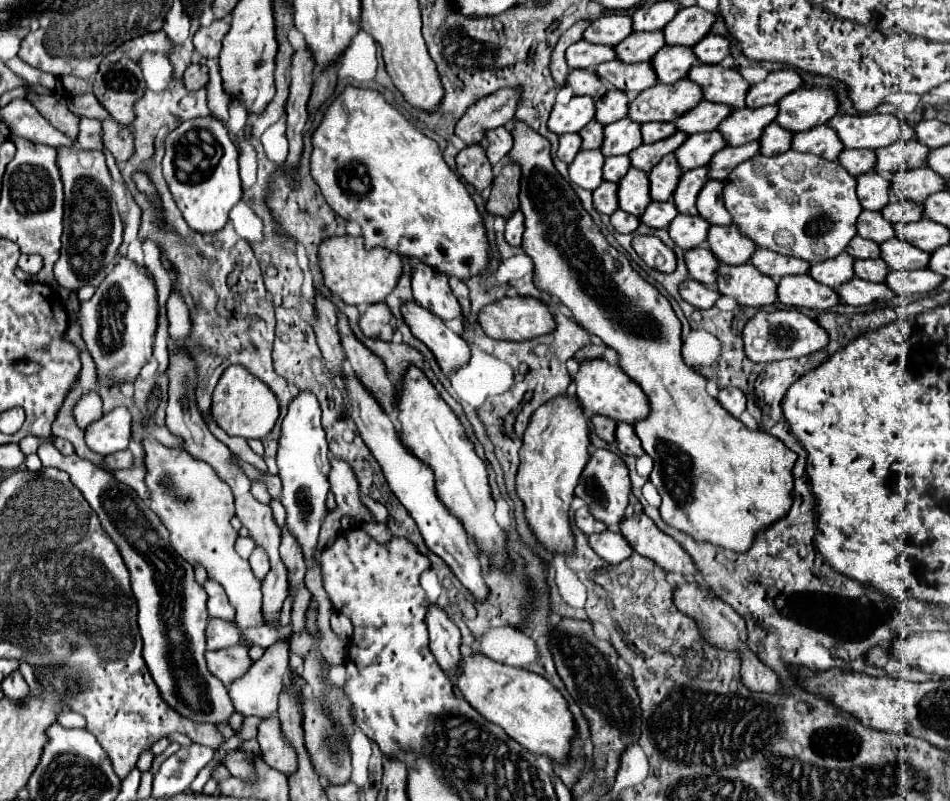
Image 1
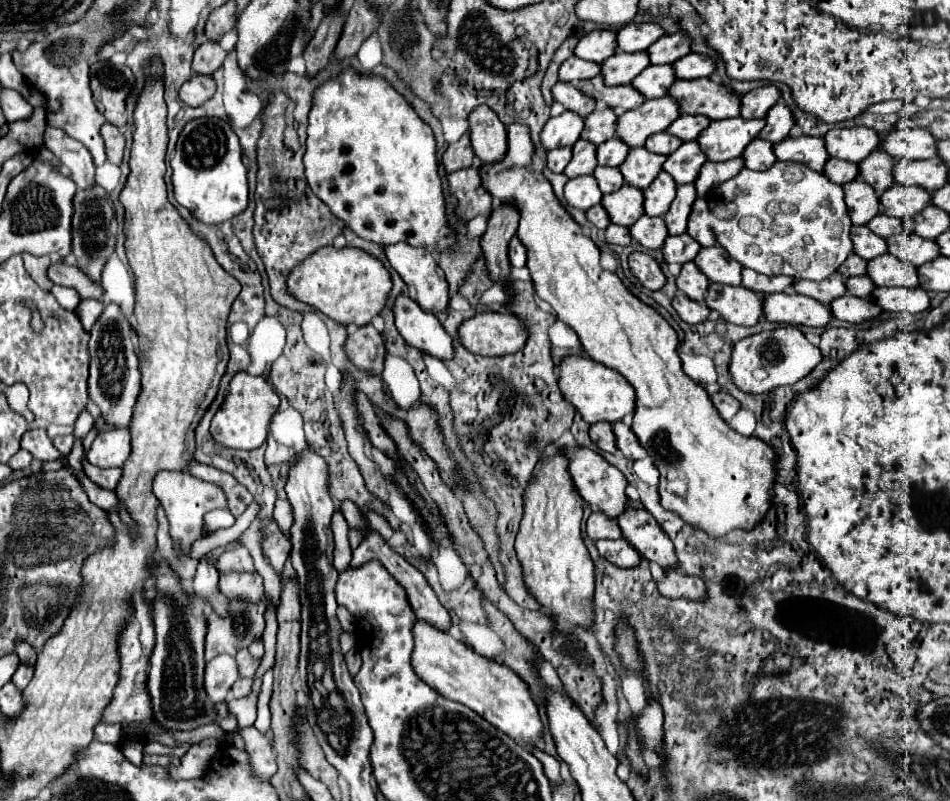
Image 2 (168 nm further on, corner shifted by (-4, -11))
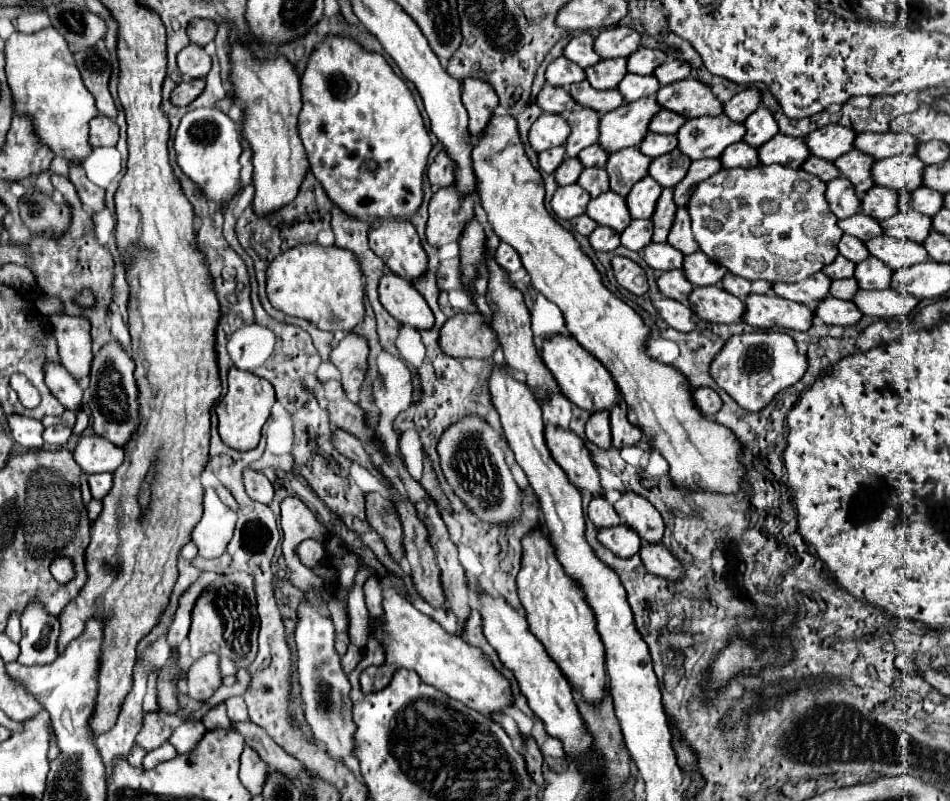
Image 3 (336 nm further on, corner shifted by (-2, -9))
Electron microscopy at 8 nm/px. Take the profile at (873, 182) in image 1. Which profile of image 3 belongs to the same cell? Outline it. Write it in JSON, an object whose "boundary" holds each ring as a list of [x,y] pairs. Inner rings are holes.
{"boundary":[[[837,176],[835,180],[827,182],[825,198],[827,198],[831,212],[837,218],[849,218],[849,216],[857,214],[859,206],[861,206],[861,200],[855,196],[851,182],[847,182],[847,178],[843,178],[843,176]]]}

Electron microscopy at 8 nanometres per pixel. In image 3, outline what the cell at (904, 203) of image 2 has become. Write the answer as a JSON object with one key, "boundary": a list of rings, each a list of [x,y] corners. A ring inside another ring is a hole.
{"boundary":[[[873,186],[869,192],[865,192],[865,196],[861,200],[861,212],[875,218],[877,222],[881,222],[899,212],[897,202],[899,202],[899,192],[895,192],[891,188]]]}

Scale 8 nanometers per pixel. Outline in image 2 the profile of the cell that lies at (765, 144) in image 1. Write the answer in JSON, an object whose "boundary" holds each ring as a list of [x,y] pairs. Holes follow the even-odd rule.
{"boundary":[[[761,138],[753,140],[745,148],[743,160],[745,160],[745,166],[751,170],[765,170],[777,162],[777,158],[773,156],[773,144],[769,144],[767,140],[761,140]]]}

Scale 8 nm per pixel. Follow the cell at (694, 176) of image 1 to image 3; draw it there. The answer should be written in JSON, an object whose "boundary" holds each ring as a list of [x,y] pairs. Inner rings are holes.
{"boundary":[[[663,188],[663,194],[659,196],[655,214],[653,214],[653,242],[665,242],[667,234],[671,230],[671,222],[675,218],[675,202],[673,202],[673,190]]]}

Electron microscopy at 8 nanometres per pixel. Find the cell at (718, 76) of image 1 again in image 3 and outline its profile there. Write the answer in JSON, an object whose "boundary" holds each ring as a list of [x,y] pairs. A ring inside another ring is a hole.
{"boundary":[[[681,80],[669,86],[663,86],[657,92],[657,102],[681,114],[683,118],[699,118],[699,116],[717,116],[723,112],[721,102],[713,96],[711,88],[699,80]],[[673,90],[677,96],[673,96]]]}

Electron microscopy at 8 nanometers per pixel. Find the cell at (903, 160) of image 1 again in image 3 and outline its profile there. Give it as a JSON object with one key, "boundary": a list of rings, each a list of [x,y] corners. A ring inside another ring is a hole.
{"boundary":[[[851,150],[849,154],[839,156],[833,164],[853,184],[855,194],[859,198],[863,198],[863,194],[873,186],[873,180],[871,180],[871,166],[873,166],[873,162],[875,160],[871,156],[859,152],[859,150]]]}

